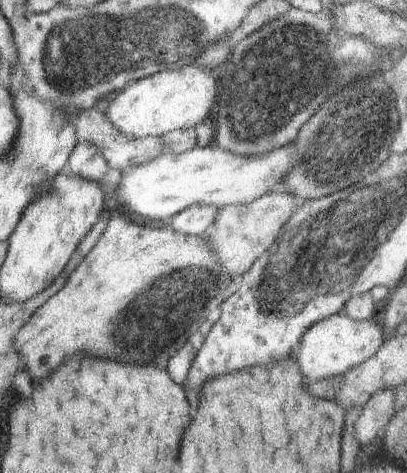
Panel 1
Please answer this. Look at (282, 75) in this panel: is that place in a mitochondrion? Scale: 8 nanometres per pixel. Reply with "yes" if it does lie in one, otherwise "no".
yes

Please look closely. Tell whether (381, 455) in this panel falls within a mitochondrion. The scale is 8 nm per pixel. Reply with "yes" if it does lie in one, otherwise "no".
no

